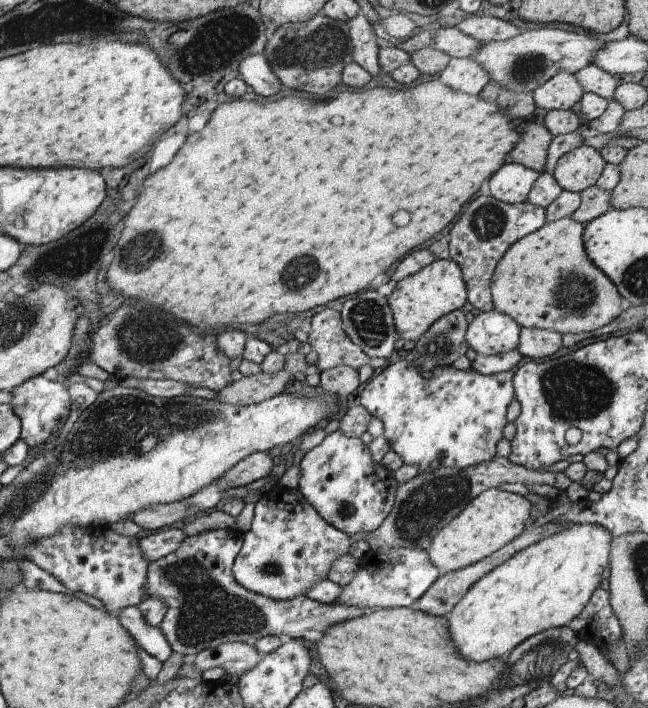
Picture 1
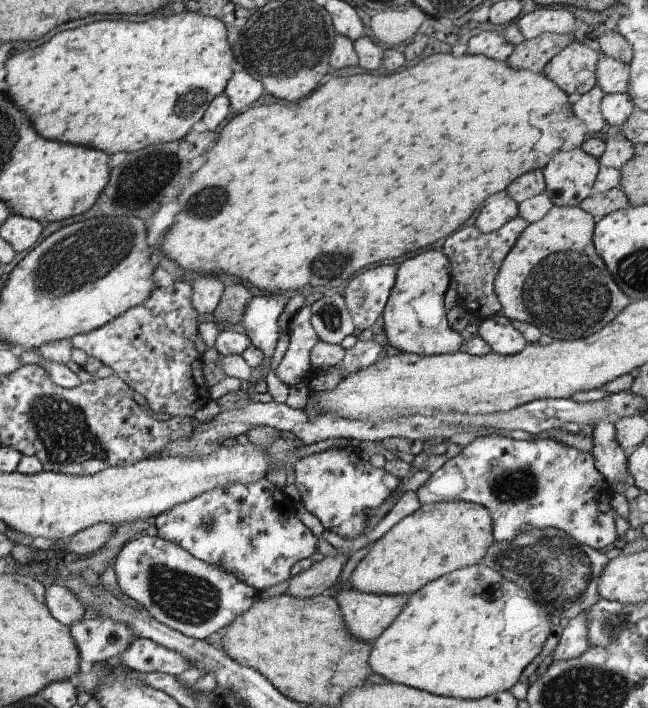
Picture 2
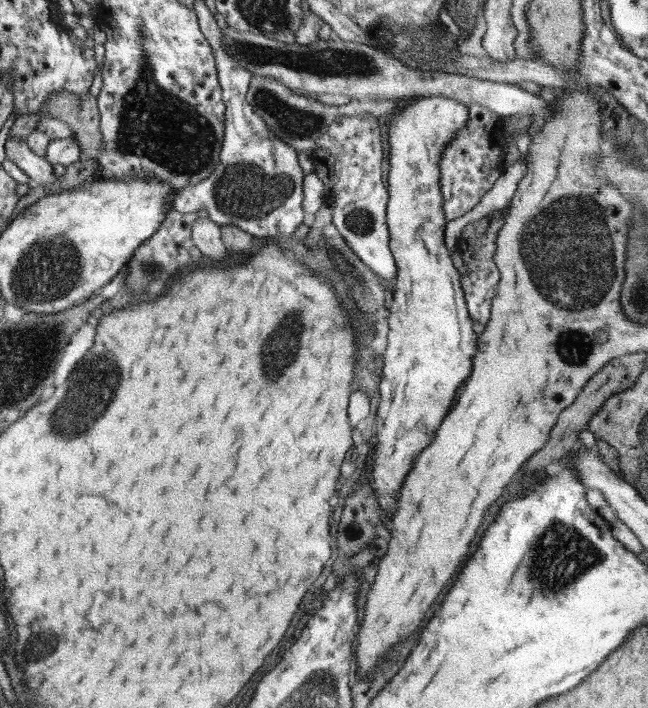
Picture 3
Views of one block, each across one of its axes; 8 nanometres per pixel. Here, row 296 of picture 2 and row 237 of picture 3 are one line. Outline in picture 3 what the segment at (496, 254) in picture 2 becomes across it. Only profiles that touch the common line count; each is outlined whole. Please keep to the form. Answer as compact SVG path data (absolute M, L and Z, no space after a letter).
M494 210L491 214L482 216L479 220L469 221L456 238L456 249L460 252L460 258L469 270L467 275L461 277L461 286L464 287L469 316L483 325L488 321L491 313L492 298L496 293L496 286L500 277L493 255L496 249L496 237L503 224L502 212Z

